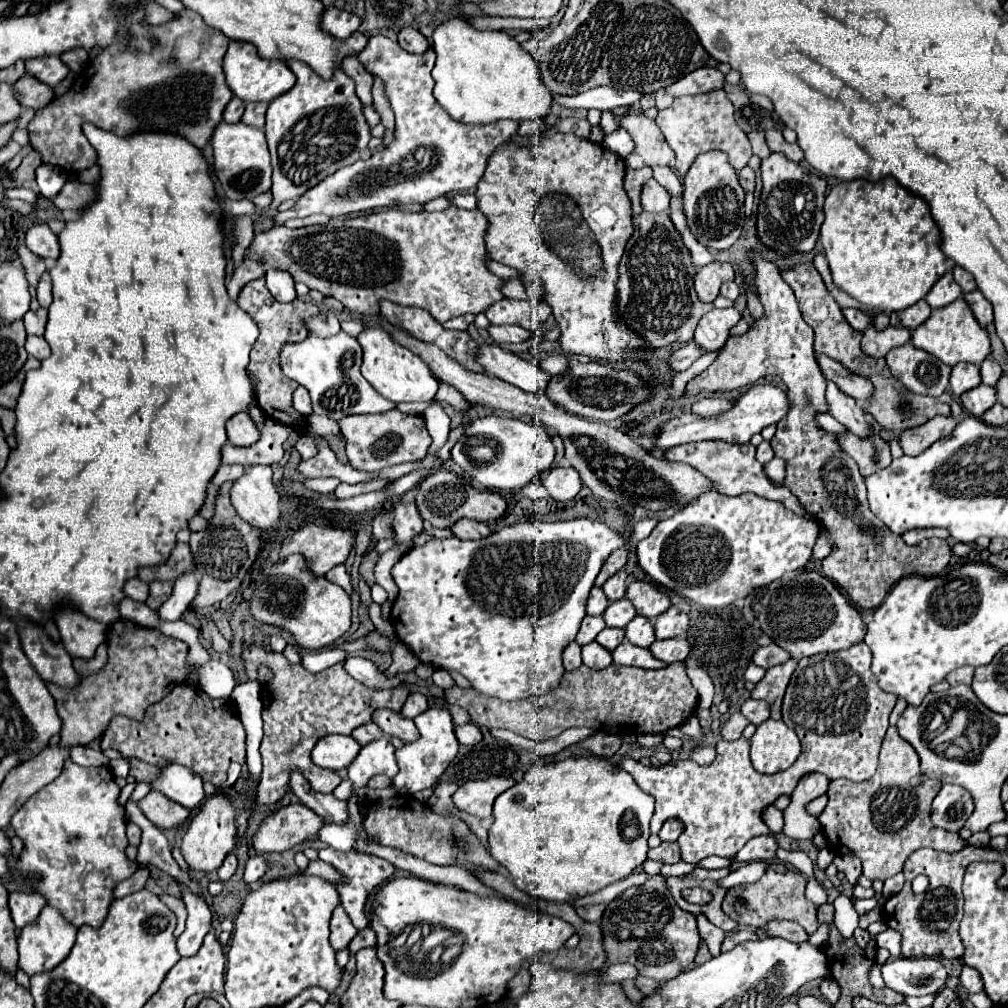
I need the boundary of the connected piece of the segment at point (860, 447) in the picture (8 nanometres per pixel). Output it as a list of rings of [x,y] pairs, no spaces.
[[[874,425],[870,427],[870,437],[858,437],[850,431],[844,431],[836,435],[836,441],[838,441],[838,447],[858,463],[862,477],[868,477],[880,471],[882,467],[888,467],[892,461],[890,447],[880,437]]]

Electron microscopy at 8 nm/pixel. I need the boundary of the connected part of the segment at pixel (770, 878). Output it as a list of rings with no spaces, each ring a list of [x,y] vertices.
[[[772,863],[772,865],[768,865],[768,869],[760,881],[728,889],[722,905],[724,905],[726,915],[730,919],[734,919],[740,927],[760,929],[760,927],[766,927],[770,921],[784,921],[786,919],[786,921],[800,923],[812,935],[818,927],[816,905],[812,905],[804,897],[804,887],[806,887],[804,875],[794,873],[784,863]]]

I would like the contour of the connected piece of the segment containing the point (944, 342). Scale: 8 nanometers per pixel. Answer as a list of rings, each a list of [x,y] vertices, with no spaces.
[[[958,299],[942,309],[934,309],[932,315],[918,329],[912,331],[912,343],[918,349],[932,353],[934,357],[938,357],[940,361],[944,361],[950,367],[954,367],[960,361],[980,365],[990,353],[988,333],[984,327],[978,325],[974,313],[970,311],[970,307],[966,305],[964,299]]]

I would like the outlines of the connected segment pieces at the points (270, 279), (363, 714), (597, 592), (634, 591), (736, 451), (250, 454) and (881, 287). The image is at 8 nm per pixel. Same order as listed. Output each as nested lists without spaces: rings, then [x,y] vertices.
[[[268,269],[266,271],[266,287],[274,295],[274,299],[280,301],[280,303],[290,303],[290,301],[296,299],[294,279],[286,271]]]
[[[246,645],[244,647],[244,659],[246,659],[246,675],[248,679],[256,679],[256,667],[260,663],[268,665],[274,671],[274,679],[268,683],[268,691],[264,689],[262,701],[264,701],[264,739],[260,745],[262,753],[262,777],[258,785],[258,803],[272,805],[280,797],[284,797],[288,789],[288,773],[298,769],[306,775],[311,788],[318,793],[332,793],[332,789],[342,781],[338,773],[332,773],[322,767],[314,767],[310,759],[310,751],[322,739],[330,733],[342,733],[350,735],[356,727],[366,725],[372,721],[372,713],[376,709],[392,709],[400,711],[408,689],[372,689],[360,681],[356,681],[350,673],[344,671],[344,663],[336,663],[330,669],[324,669],[320,673],[306,671],[300,663],[290,665],[282,653],[270,653],[264,651],[258,645]]]
[[[592,587],[590,599],[588,599],[588,607],[586,607],[586,609],[588,609],[588,615],[602,615],[606,607],[608,607],[608,599],[606,599],[606,595],[602,593],[602,589]]]
[[[634,581],[626,589],[626,597],[636,607],[636,613],[646,619],[656,619],[670,607],[670,597],[648,581]]]
[[[702,441],[702,443],[686,443],[686,445],[676,445],[674,449],[666,451],[666,459],[668,461],[678,461],[678,463],[686,463],[694,469],[698,469],[700,473],[704,473],[708,479],[712,479],[716,483],[716,491],[718,493],[726,493],[726,495],[742,495],[742,493],[756,493],[760,497],[766,499],[774,499],[784,503],[790,511],[798,513],[798,515],[806,515],[804,507],[800,505],[800,501],[790,493],[790,489],[786,489],[784,485],[772,483],[770,477],[766,477],[764,467],[756,461],[756,447],[746,443],[746,445],[734,445],[734,443],[722,443],[722,441]]]
[[[272,419],[266,421],[266,427],[262,429],[260,441],[256,441],[250,447],[234,447],[230,443],[224,445],[222,449],[222,463],[240,464],[244,467],[250,465],[274,465],[282,459],[284,449],[282,443],[288,439],[292,433],[292,427],[286,427],[282,423],[276,423]]]
[[[884,177],[878,183],[856,179],[832,187],[824,201],[824,223],[820,229],[820,243],[830,265],[832,283],[852,299],[878,311],[902,311],[920,301],[930,287],[952,269],[952,261],[942,253],[942,233],[932,221],[928,203],[904,189],[894,177]]]

